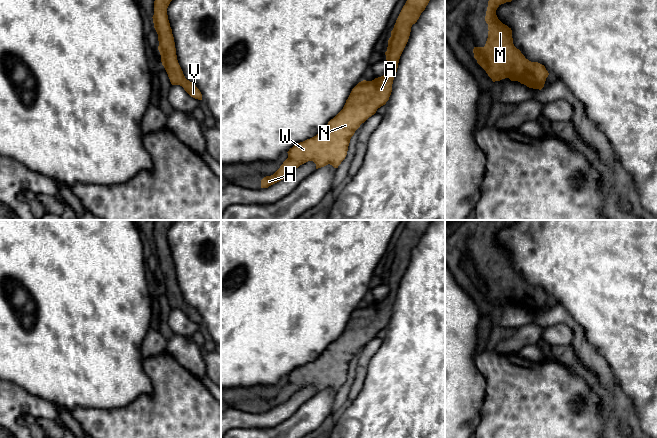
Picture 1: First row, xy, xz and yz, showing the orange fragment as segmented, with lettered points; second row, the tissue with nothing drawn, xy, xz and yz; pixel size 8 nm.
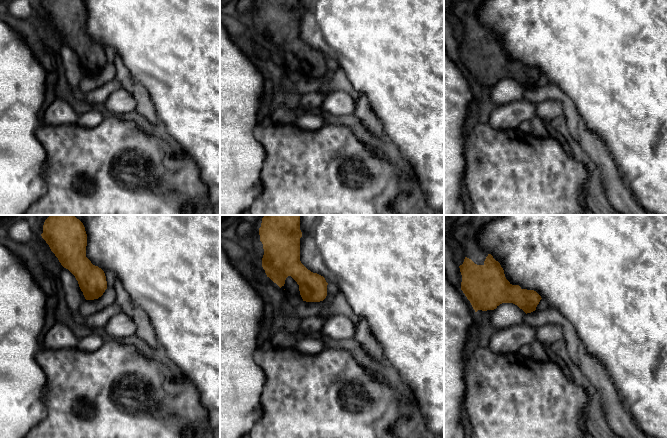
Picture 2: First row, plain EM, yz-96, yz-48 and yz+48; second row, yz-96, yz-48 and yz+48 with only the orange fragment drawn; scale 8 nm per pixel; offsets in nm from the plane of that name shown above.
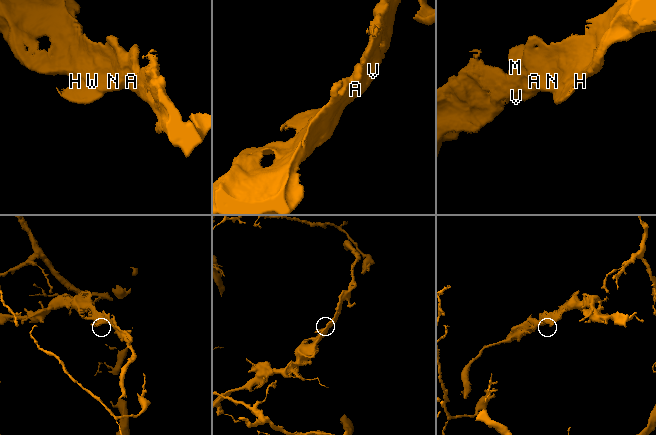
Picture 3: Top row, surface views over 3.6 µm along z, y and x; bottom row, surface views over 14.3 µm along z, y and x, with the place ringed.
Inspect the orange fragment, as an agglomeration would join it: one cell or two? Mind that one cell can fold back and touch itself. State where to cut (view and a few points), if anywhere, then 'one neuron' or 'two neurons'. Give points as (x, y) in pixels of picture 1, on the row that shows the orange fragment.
no cut | one neuron

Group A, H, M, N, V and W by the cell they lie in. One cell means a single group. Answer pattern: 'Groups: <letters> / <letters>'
Groups: A H M N V W

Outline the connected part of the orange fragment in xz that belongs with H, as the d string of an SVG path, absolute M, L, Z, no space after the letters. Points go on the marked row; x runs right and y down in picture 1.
M407 0L388 40L387 72L372 81L363 80L351 91L343 109L314 137L289 149L288 158L271 176L261 180L261 188L285 179L300 165L313 161L316 169L328 164L338 168L345 159L351 137L378 108L385 105L392 92L400 56L408 42L411 27L417 22L430 0Z

